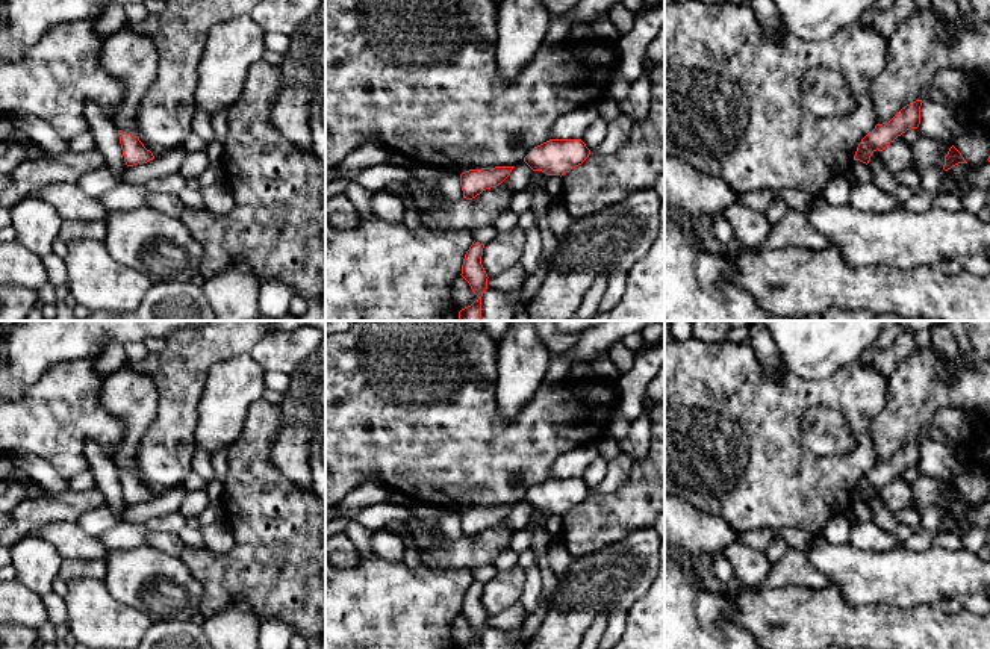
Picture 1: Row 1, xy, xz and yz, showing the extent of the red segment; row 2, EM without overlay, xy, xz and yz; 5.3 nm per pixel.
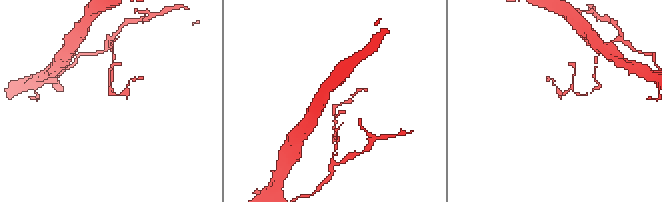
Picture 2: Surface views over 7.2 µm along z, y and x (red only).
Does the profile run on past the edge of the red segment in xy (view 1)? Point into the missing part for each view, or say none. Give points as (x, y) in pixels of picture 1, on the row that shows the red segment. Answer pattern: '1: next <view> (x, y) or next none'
1: next none

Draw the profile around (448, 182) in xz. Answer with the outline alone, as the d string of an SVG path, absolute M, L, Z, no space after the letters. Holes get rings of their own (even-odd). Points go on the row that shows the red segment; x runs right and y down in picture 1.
M439 171L439 191L447 201L459 201L463 198L460 186L460 174L451 171Z

